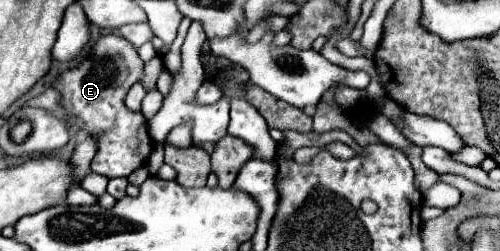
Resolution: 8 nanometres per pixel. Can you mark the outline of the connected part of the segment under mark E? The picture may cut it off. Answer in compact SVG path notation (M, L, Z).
M106 34L92 44L92 50L84 62L76 68L64 70L52 84L52 88L60 92L60 106L66 112L64 120L68 126L80 120L86 134L96 140L98 152L92 160L92 172L106 178L130 176L136 168L144 166L154 148L154 140L150 140L146 128L148 122L142 112L130 112L124 106L124 96L130 86L142 78L142 72L144 62L140 60L136 48L120 34Z

